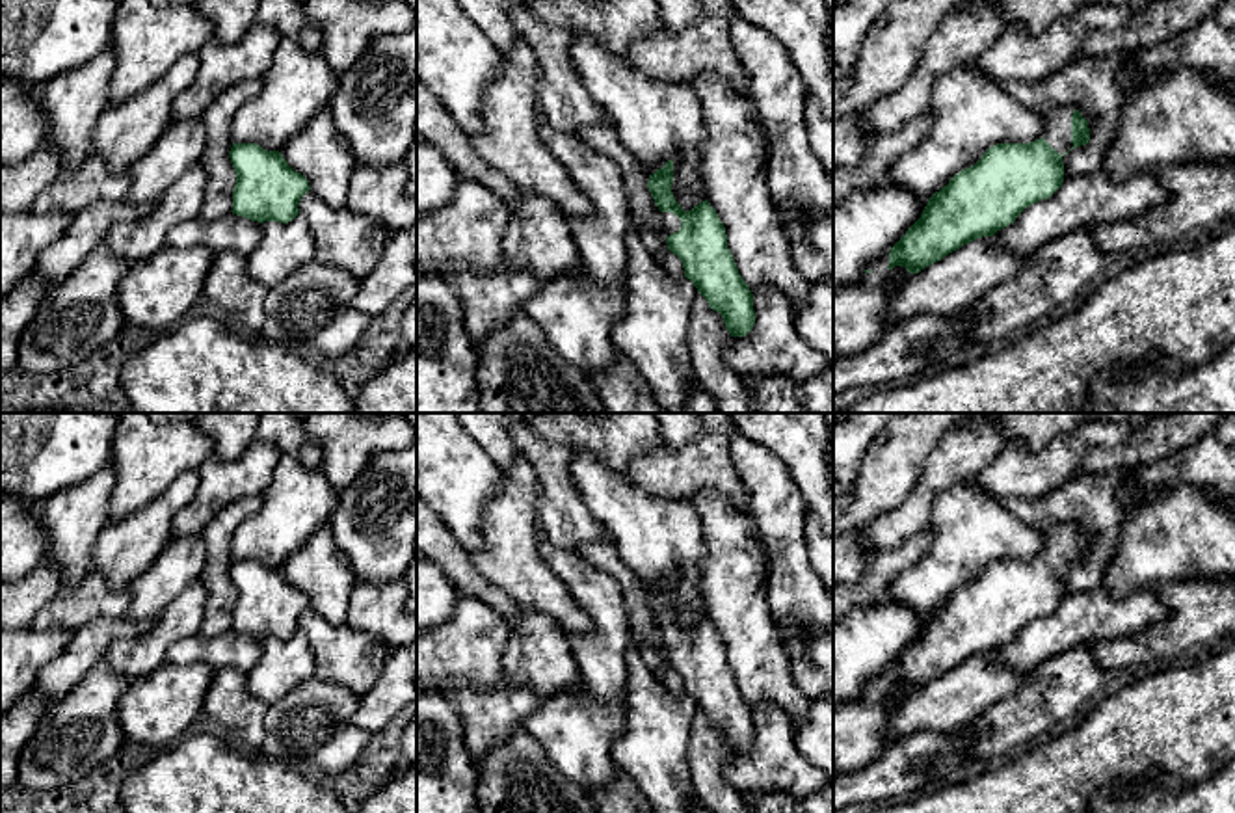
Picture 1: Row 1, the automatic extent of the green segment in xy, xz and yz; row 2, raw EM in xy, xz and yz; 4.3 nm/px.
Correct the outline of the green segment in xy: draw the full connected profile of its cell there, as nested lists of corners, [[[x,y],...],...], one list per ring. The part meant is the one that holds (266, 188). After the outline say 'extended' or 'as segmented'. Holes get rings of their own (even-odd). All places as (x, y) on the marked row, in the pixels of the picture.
[[[232,143],[229,158],[236,171],[232,214],[259,223],[288,223],[299,214],[298,205],[311,186],[279,151]]]; as segmented

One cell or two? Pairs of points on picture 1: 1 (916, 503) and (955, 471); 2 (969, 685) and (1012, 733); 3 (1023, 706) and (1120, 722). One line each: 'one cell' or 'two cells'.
1: one cell
2: two cells
3: two cells

